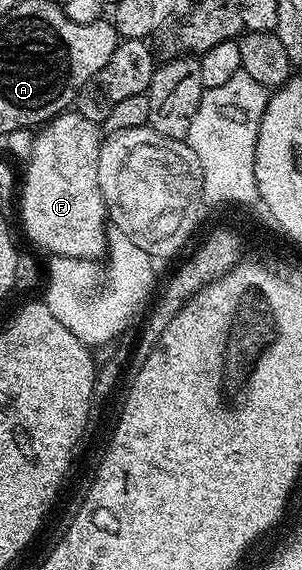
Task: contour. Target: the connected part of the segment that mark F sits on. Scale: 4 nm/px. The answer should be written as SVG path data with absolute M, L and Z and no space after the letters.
M65 112L57 114L56 117L47 123L37 134L40 135L32 142L32 155L28 158L28 171L25 172L24 178L22 174L22 194L24 190L24 199L22 199L21 202L19 199L18 202L18 214L20 210L20 218L24 221L24 230L28 233L29 240L32 241L34 245L41 246L44 250L49 250L47 253L52 256L62 258L90 258L93 260L103 259L108 249L108 230L106 229L108 209L104 207L102 192L98 188L98 152L100 151L100 143L102 141L101 127L95 122L86 120L86 116L75 112Z

